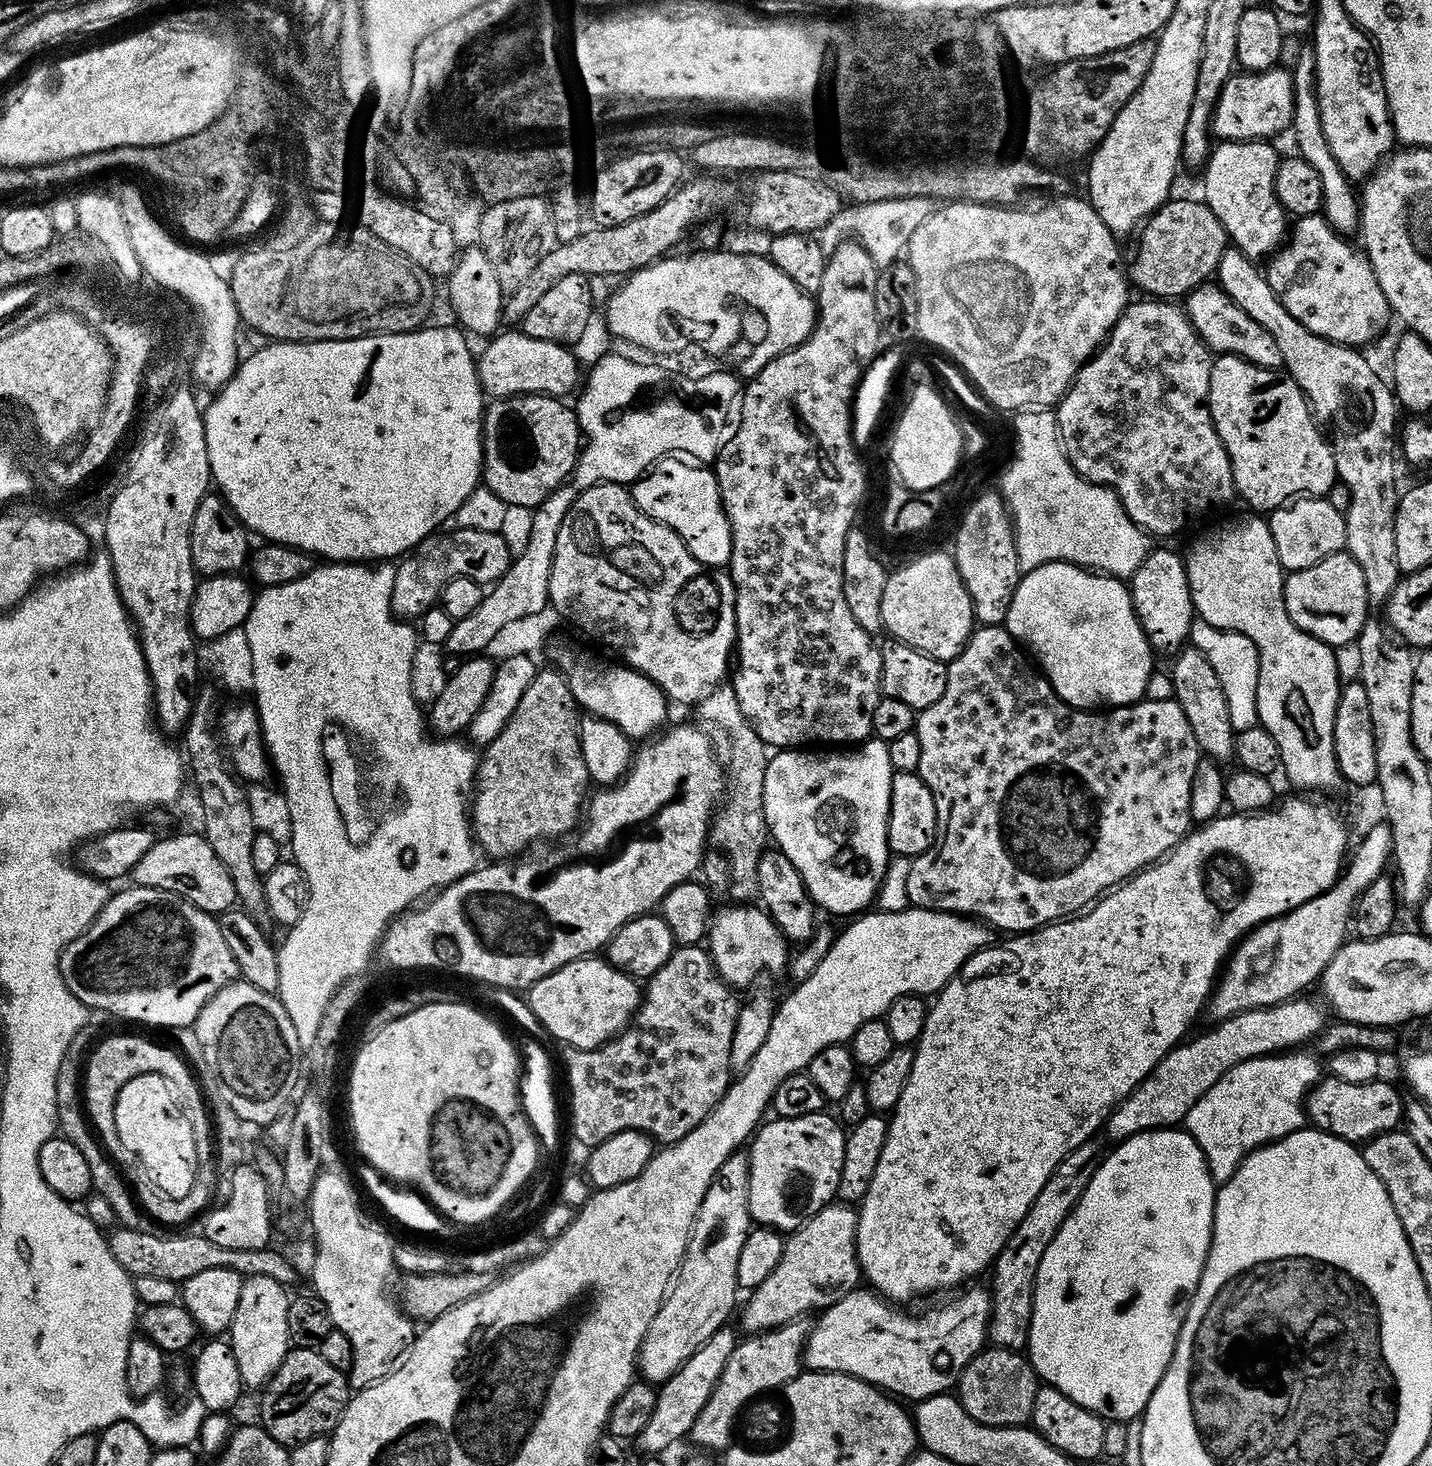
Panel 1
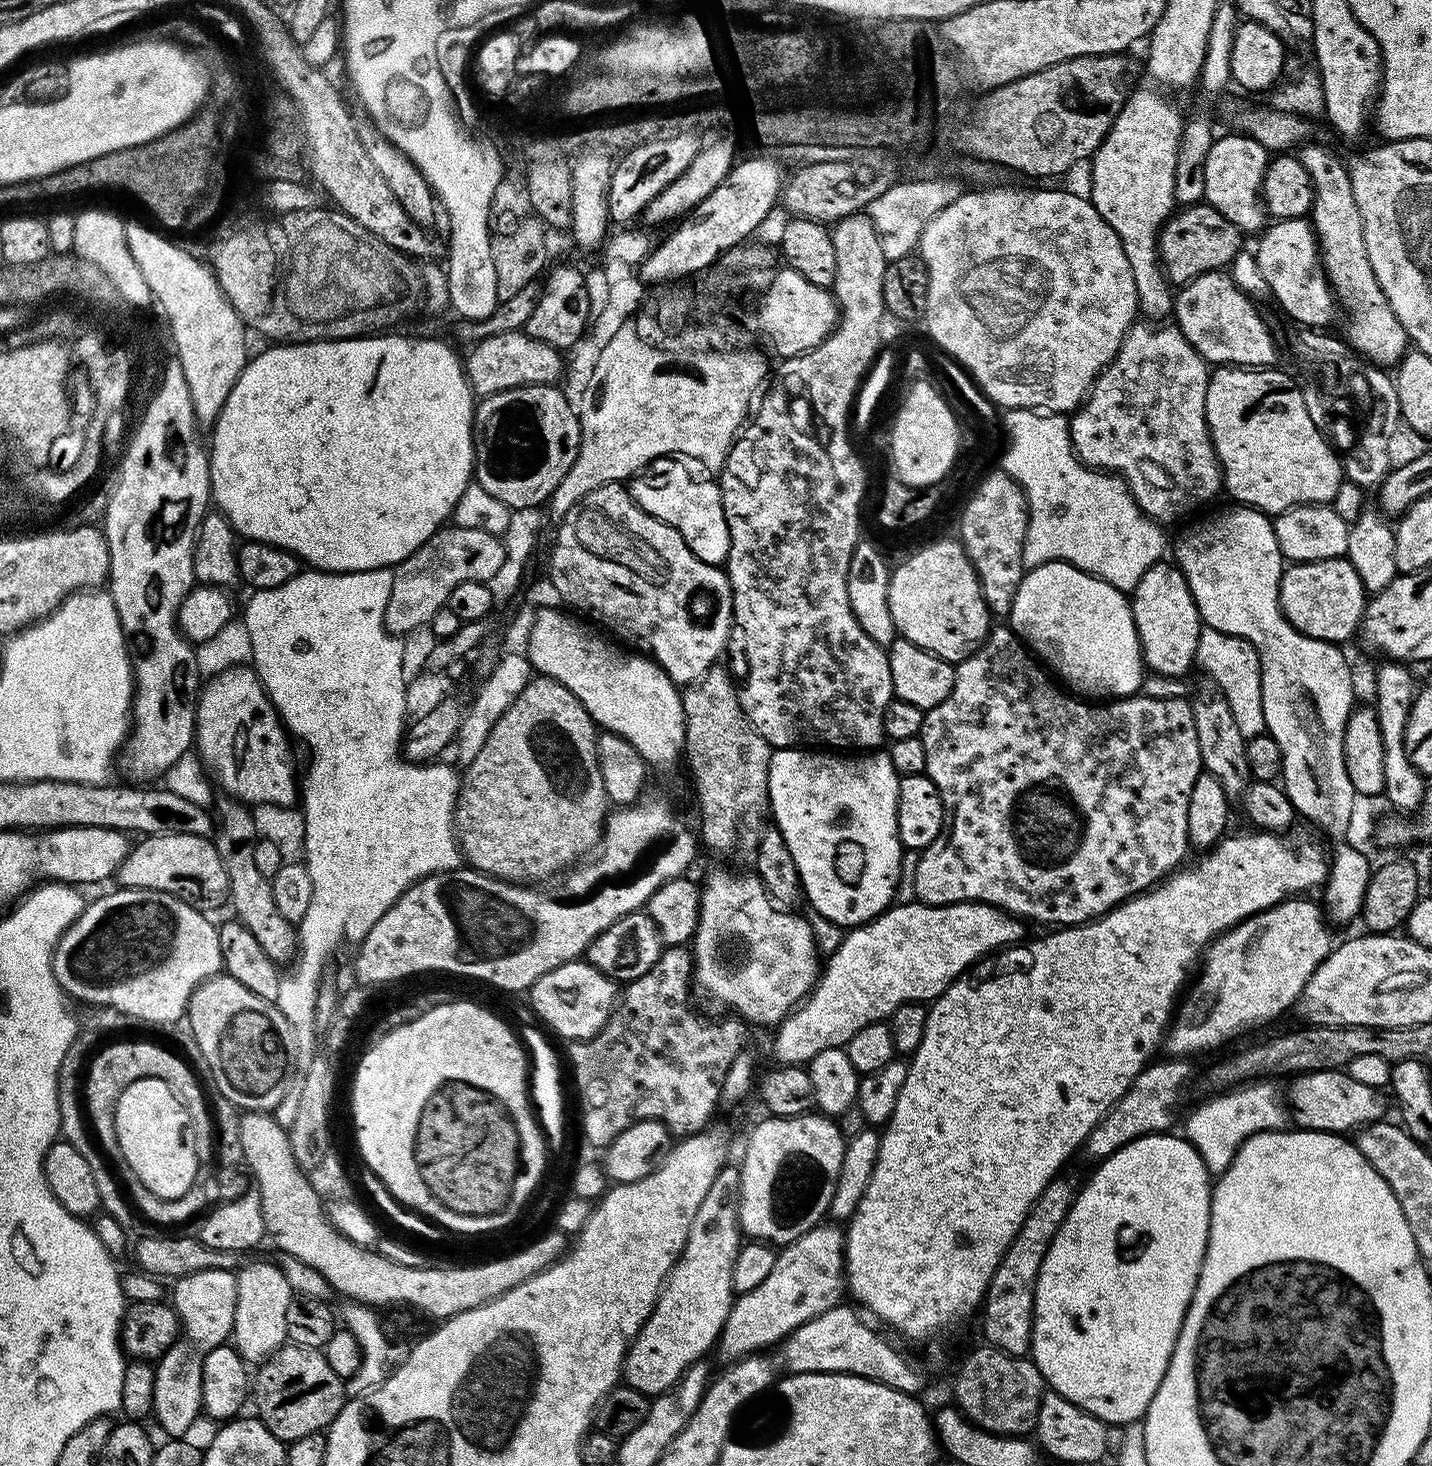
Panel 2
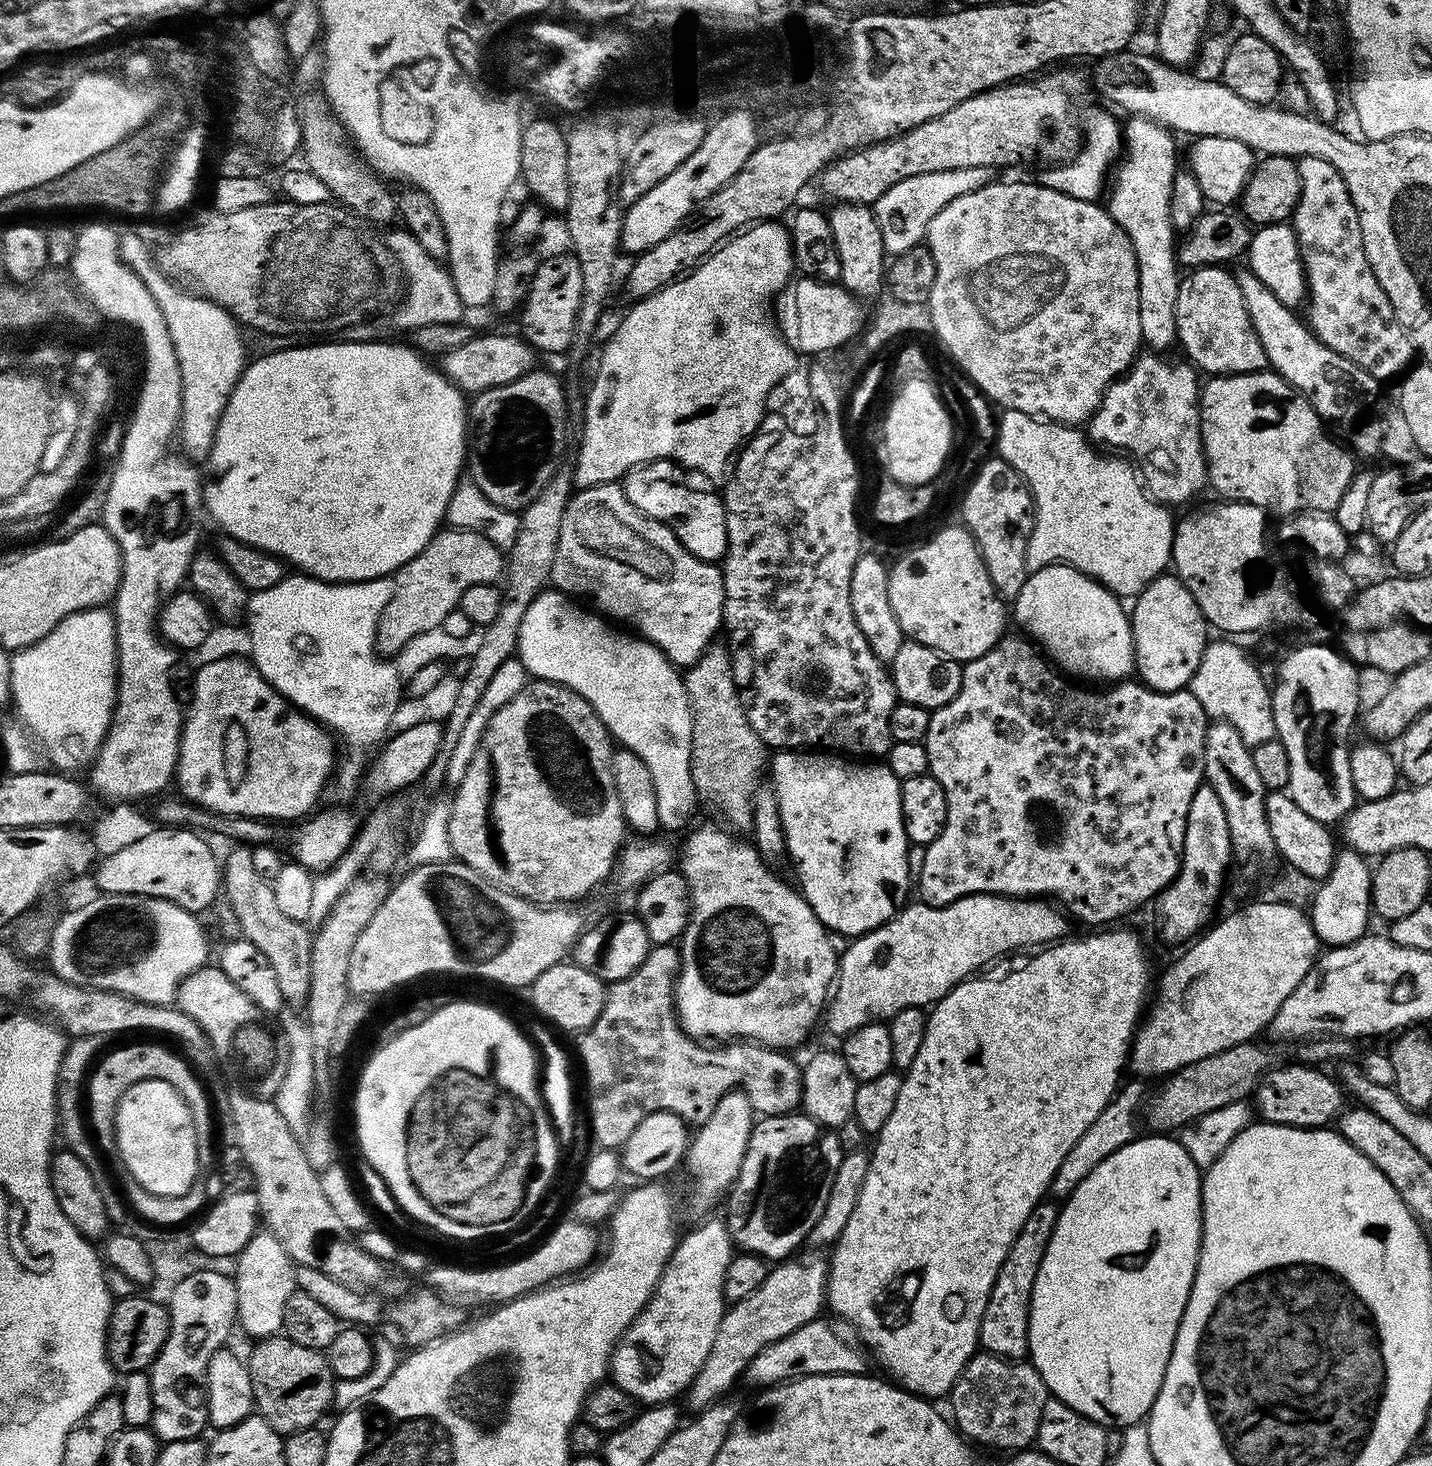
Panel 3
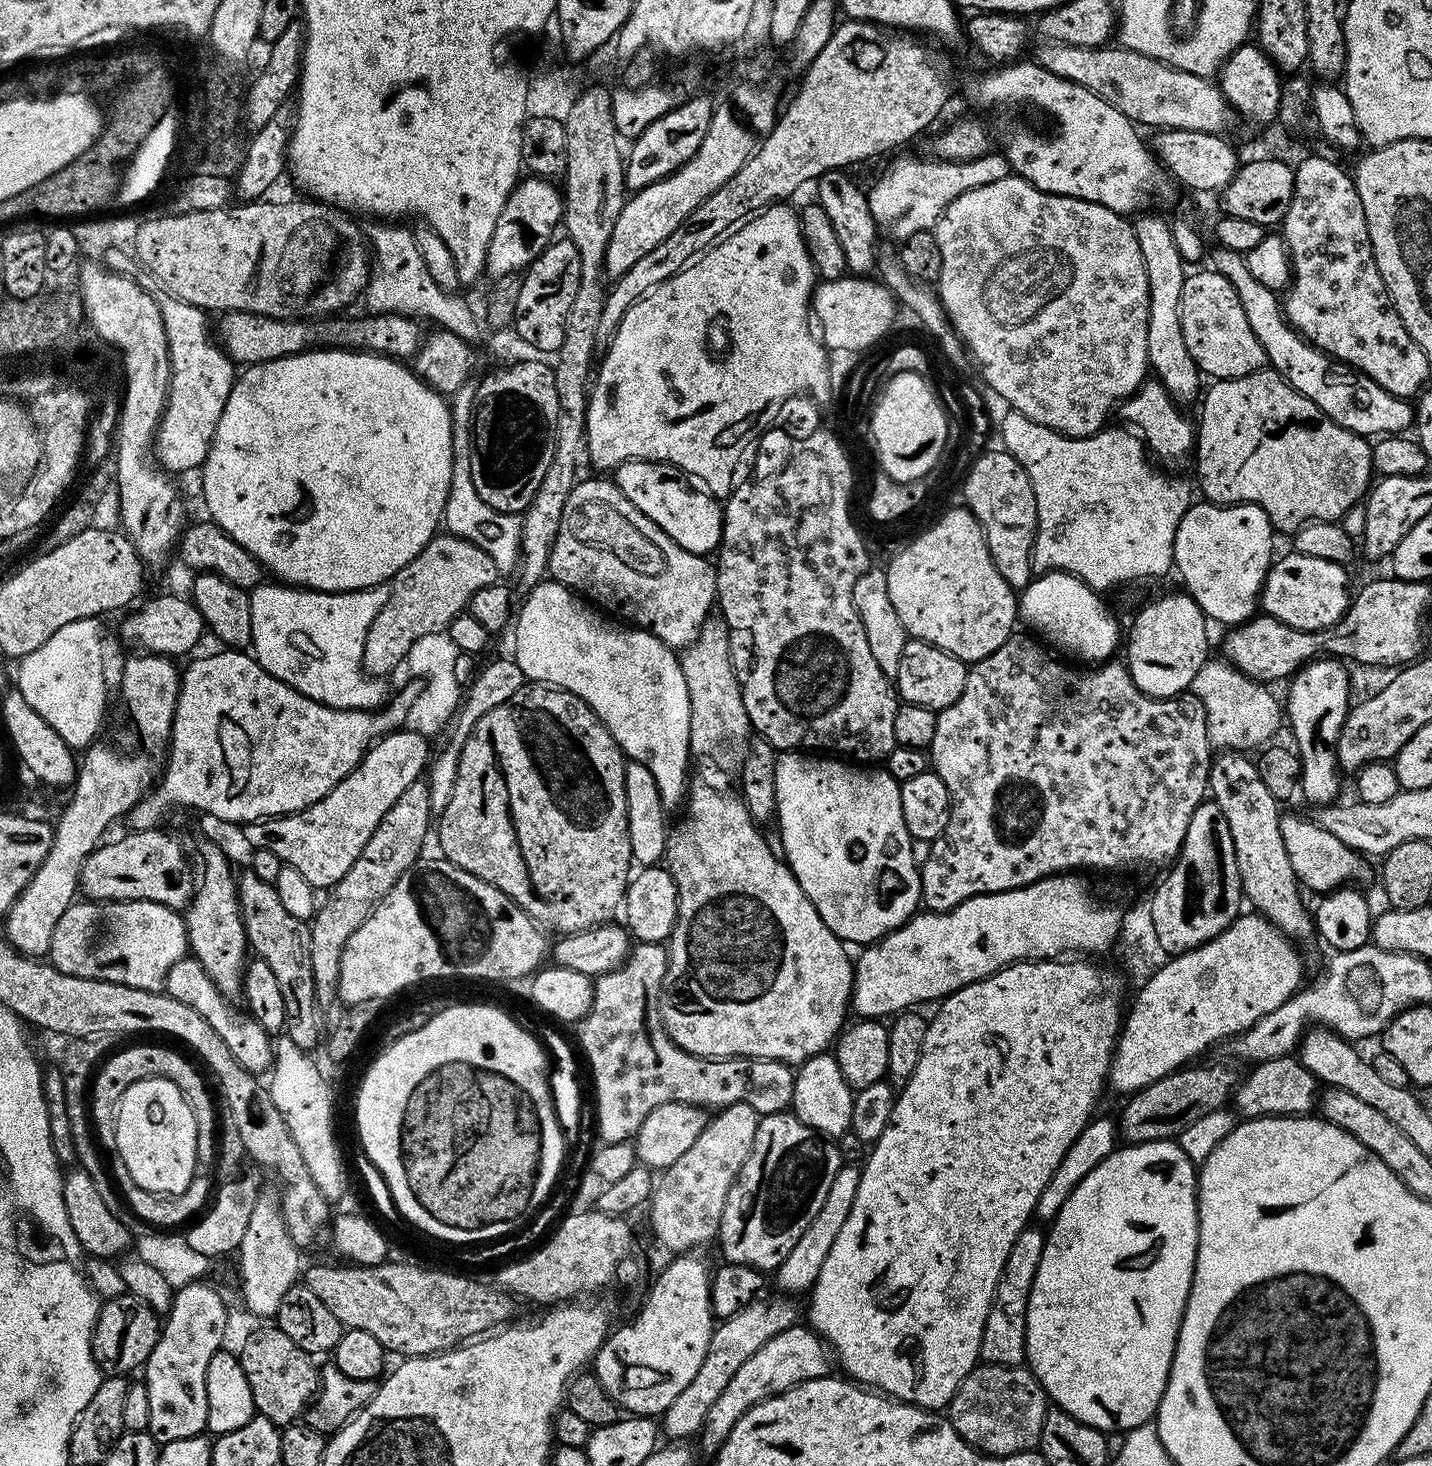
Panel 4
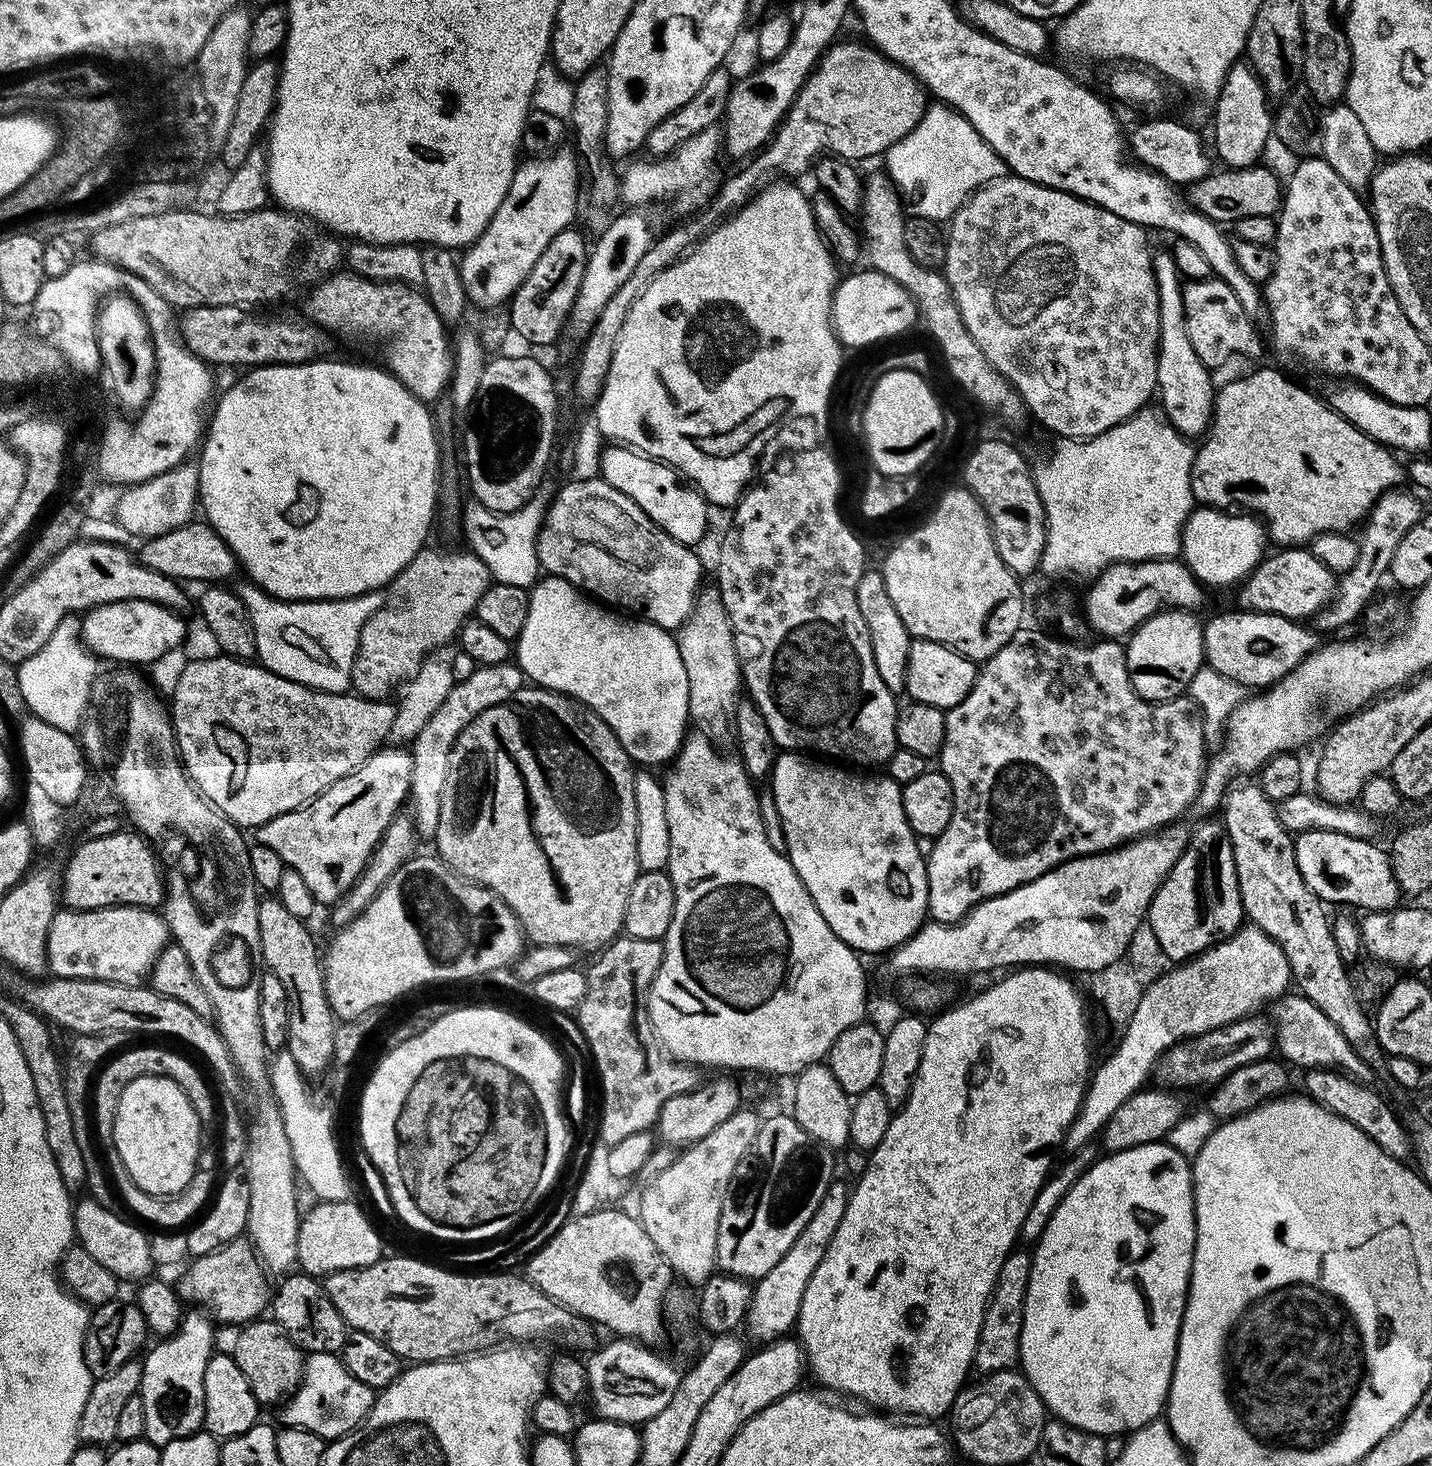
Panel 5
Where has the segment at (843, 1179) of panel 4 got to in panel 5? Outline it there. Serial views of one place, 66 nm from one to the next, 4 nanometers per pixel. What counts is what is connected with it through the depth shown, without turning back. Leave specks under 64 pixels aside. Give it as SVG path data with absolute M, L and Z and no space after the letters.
M840 1178L833 1179L826 1195L822 1197L822 1203L818 1205L818 1210L814 1210L814 1215L810 1217L810 1222L806 1222L802 1234L794 1238L794 1246L790 1246L790 1250L782 1254L782 1259L774 1265L774 1270L770 1270L770 1274L755 1281L746 1321L749 1341L760 1340L756 1342L761 1345L771 1344L774 1340L787 1337L795 1329L796 1320L800 1316L802 1294L806 1294L806 1286L814 1270L818 1270L818 1262L822 1262L830 1246L830 1238L834 1238L834 1233L838 1231L842 1214L846 1214L849 1195L849 1185L844 1185Z

